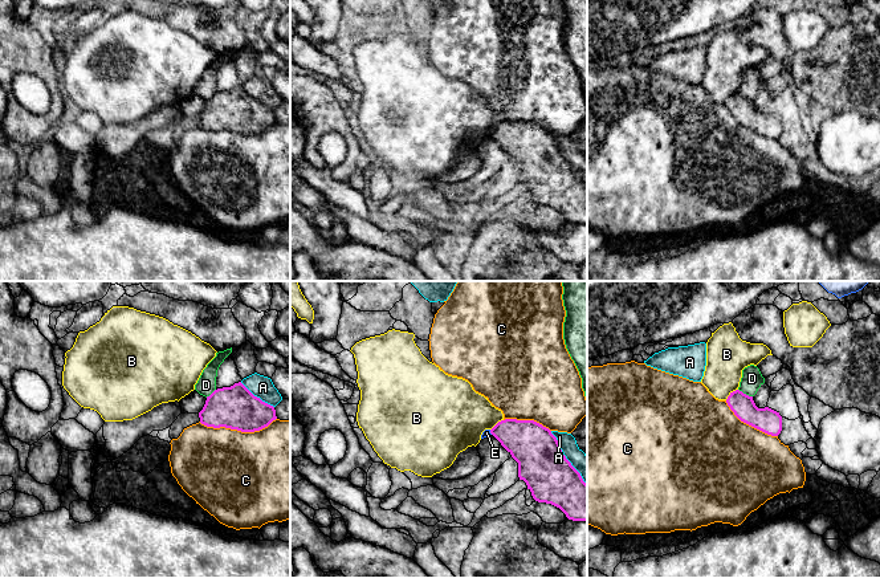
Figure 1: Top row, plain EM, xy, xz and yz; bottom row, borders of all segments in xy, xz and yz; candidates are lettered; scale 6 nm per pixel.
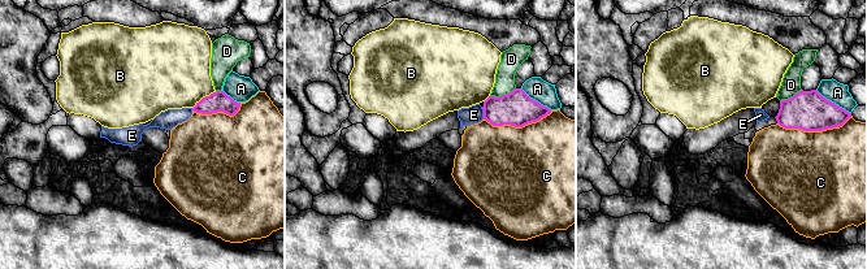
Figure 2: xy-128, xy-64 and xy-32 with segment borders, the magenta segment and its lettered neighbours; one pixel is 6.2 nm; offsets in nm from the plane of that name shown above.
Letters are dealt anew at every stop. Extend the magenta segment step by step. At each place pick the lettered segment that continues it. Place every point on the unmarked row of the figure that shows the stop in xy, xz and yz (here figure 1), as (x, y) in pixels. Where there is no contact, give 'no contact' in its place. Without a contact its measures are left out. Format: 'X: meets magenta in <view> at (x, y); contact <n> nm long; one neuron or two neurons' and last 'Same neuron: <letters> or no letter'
A: meets magenta in xy at (256, 100); contact 260 nm long; two neurons
B: meets magenta in yz at (730, 97); contact 100 nm long; two neurons
C: meets magenta in xy at (237, 133); contact 480 nm long; two neurons
D: meets magenta in yz at (745, 97); contact 100 nm long; two neurons
E: meets magenta in xz at (491, 135); contact 40 nm long; two neurons
Same neuron: no letter

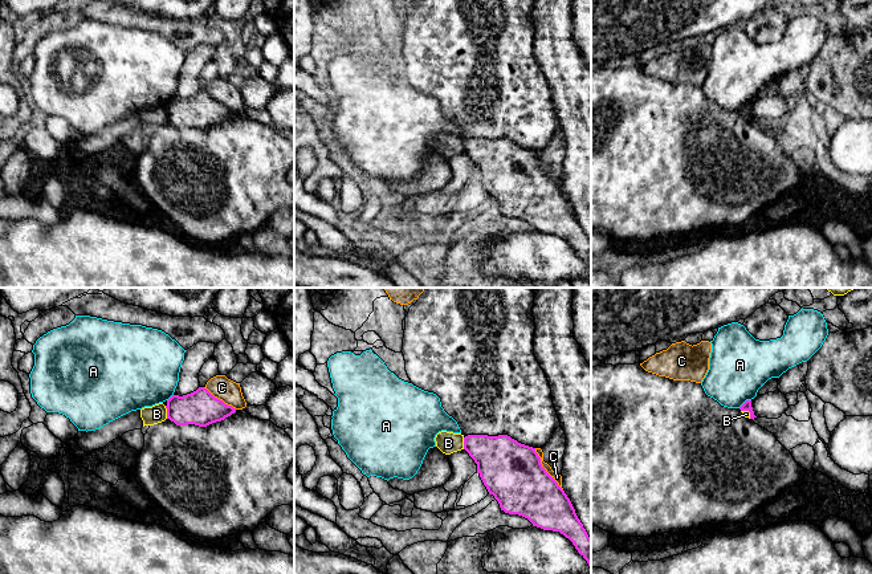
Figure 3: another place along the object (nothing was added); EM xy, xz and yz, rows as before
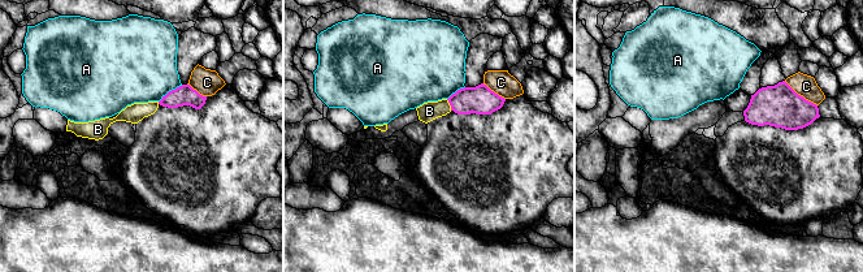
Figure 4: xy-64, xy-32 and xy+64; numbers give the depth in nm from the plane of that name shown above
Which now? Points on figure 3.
A: meets magenta in yz at (745, 105); contact 90 nm long; two neurons
B: meets magenta in xy at (167, 115); contact 80 nm long; two neurons
C: meets magenta in xz at (545, 172); contact 300 nm long; two neurons
Same neuron: no letter

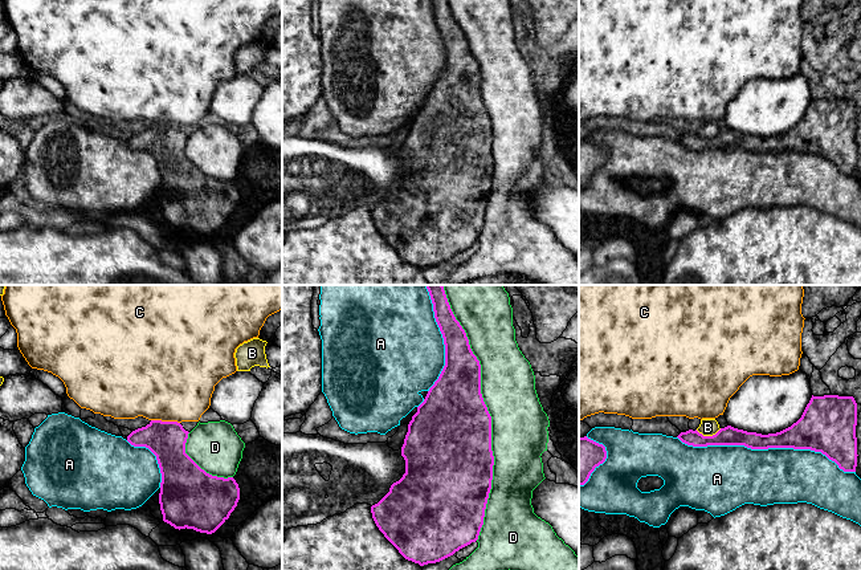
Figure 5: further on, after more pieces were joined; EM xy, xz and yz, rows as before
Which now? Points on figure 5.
A: meets magenta in yz at (766, 151); contact 1100 nm long; two neurons
B: meets magenta in yz at (708, 139); contact 160 nm long; two neurons
C: meets magenta in xy at (166, 125); contact 180 nm long; two neurons
D: meets magenta in xz at (490, 122); contact 1500 nm long; two neurons
Same neuron: no letter

